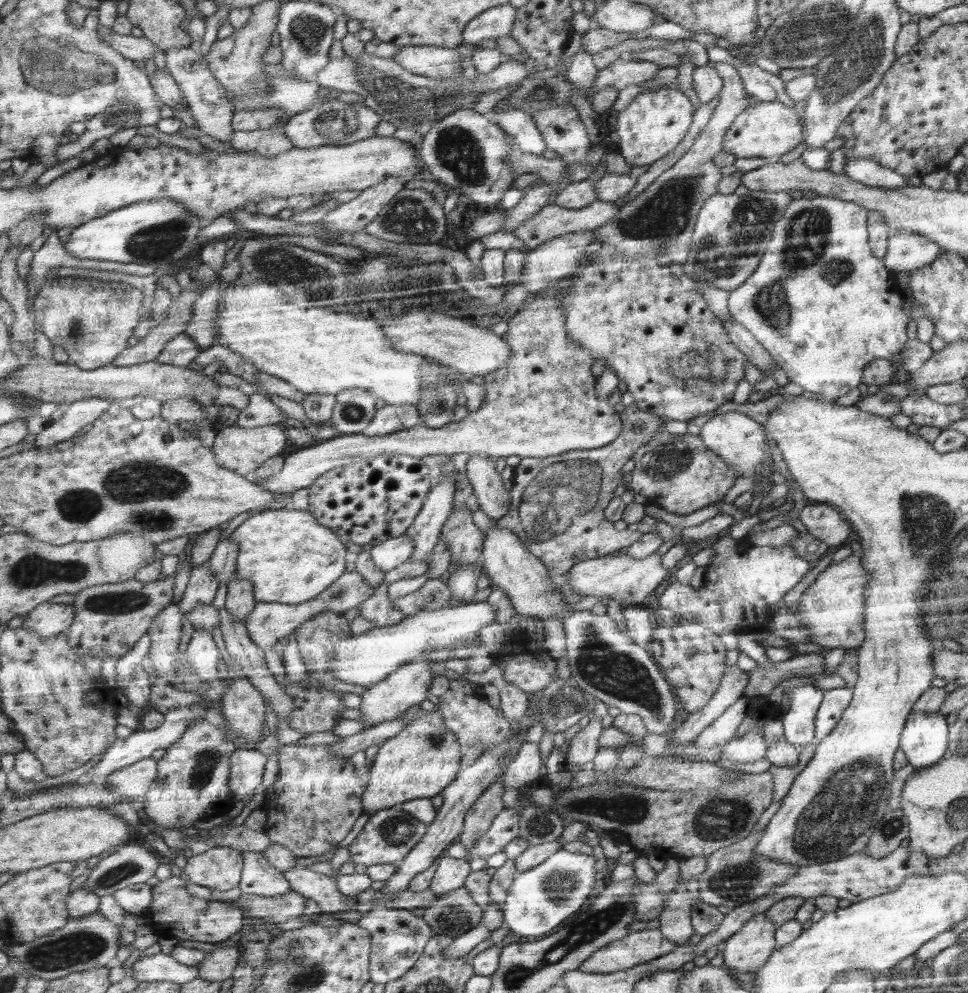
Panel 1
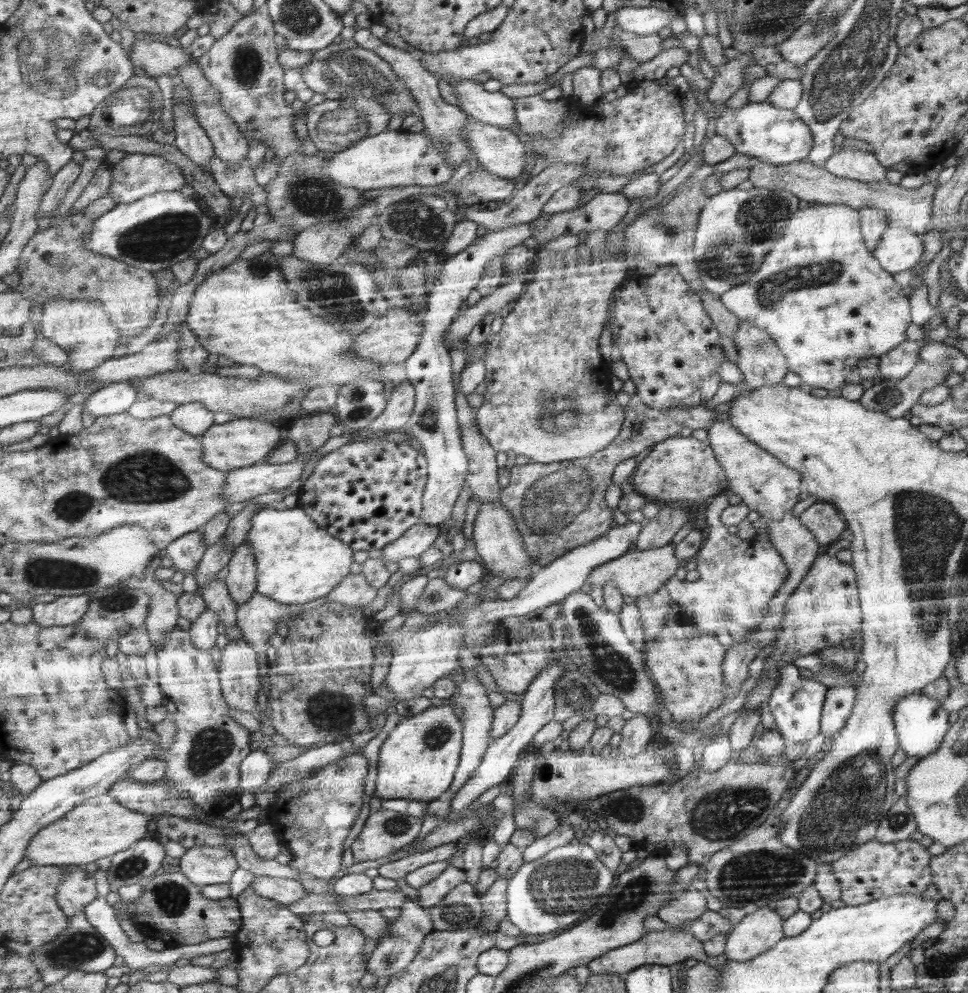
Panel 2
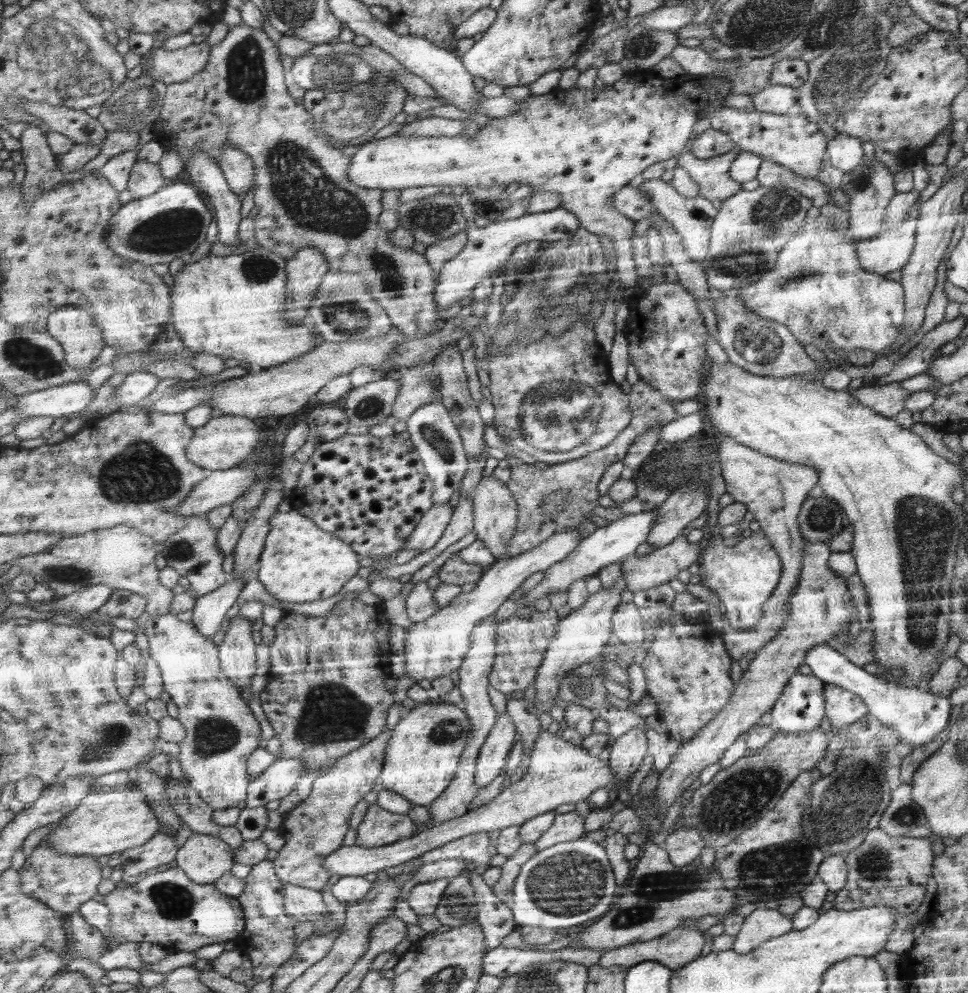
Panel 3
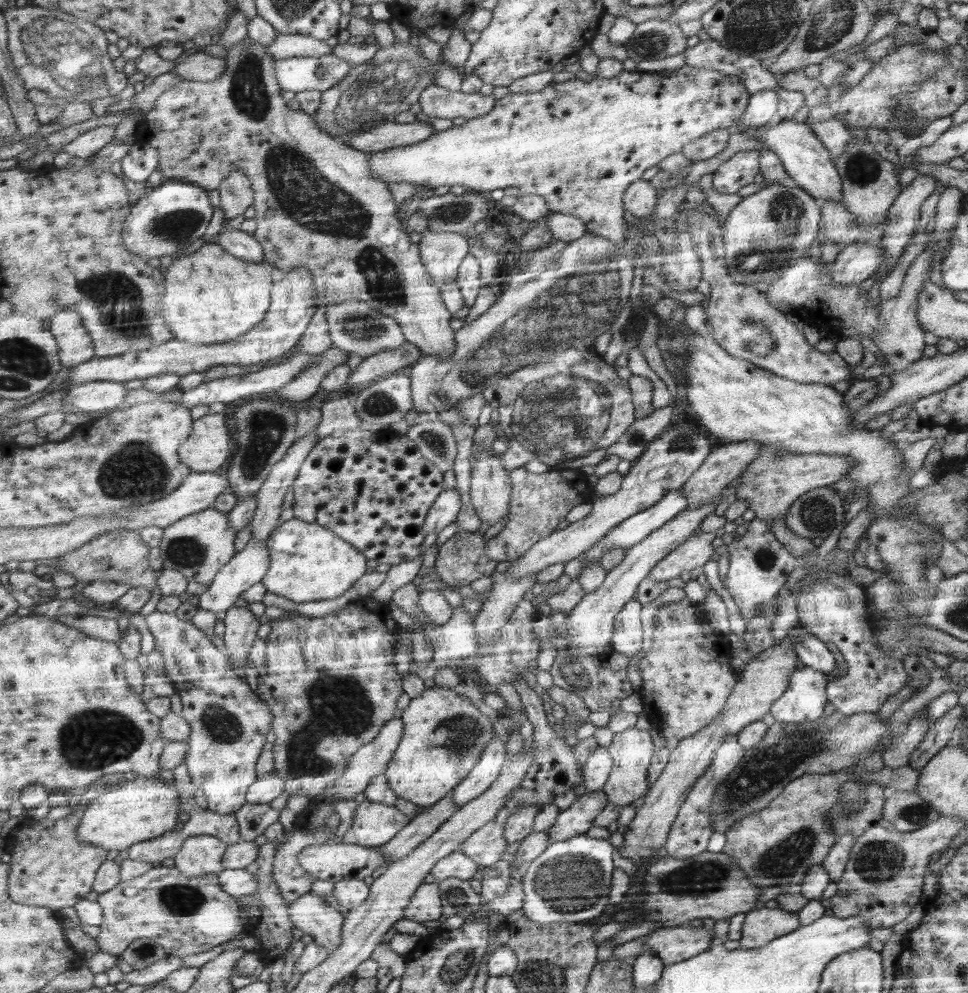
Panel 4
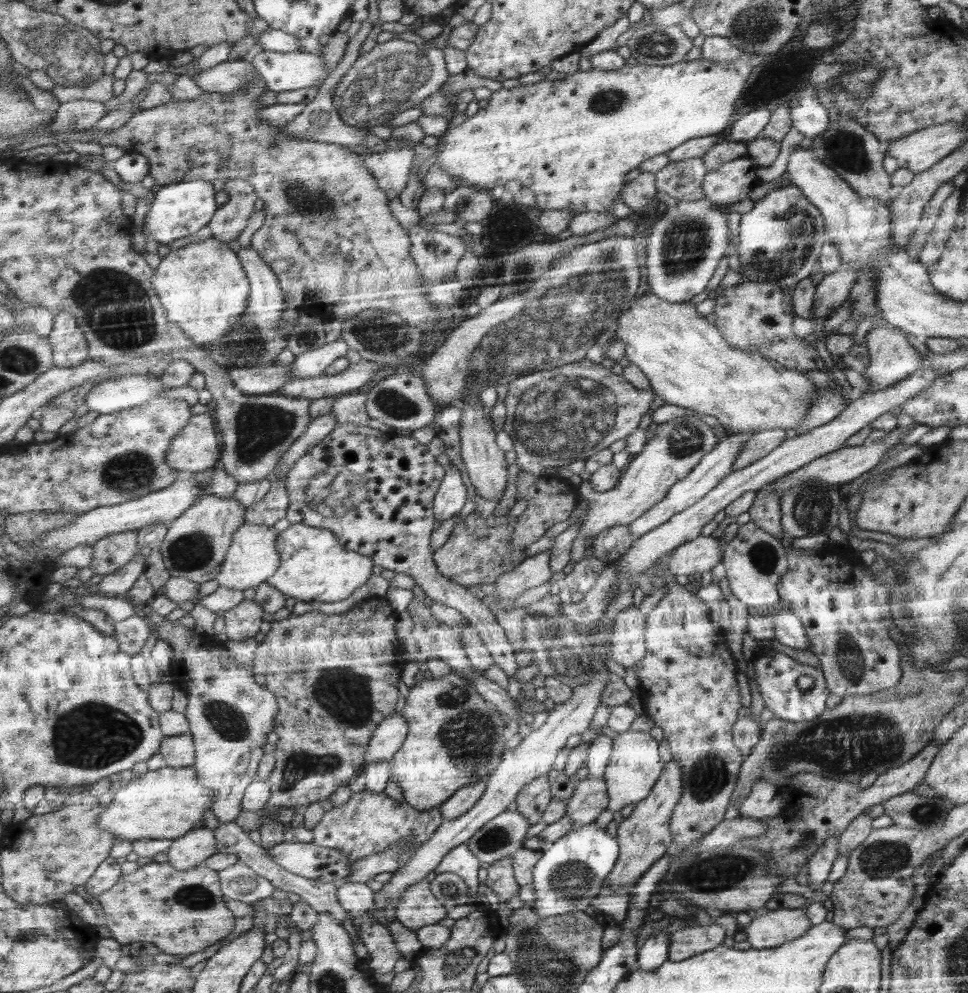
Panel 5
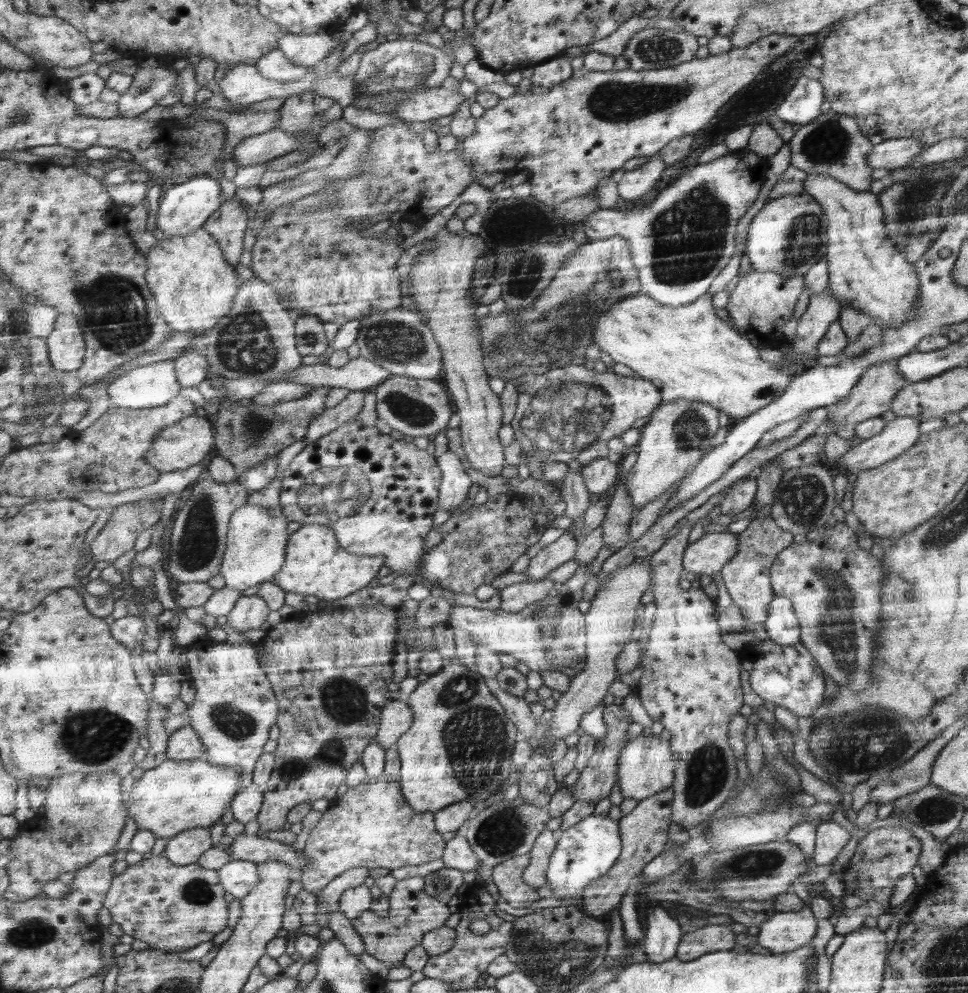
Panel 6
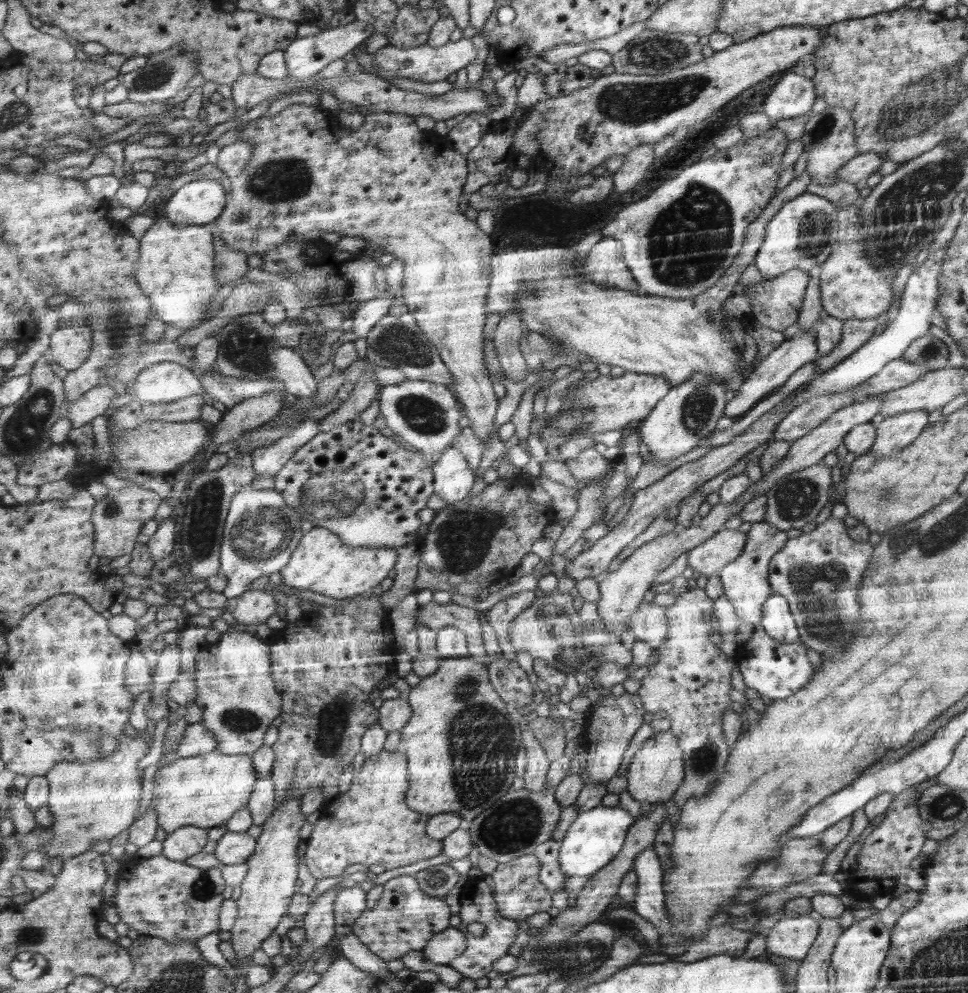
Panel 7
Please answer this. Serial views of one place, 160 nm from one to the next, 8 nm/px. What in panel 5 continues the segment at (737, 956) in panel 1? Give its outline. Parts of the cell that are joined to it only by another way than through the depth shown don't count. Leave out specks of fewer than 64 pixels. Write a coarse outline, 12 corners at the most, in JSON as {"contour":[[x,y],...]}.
{"contour":[[809,901],[770,910],[746,929],[752,949],[772,949],[812,929]]}

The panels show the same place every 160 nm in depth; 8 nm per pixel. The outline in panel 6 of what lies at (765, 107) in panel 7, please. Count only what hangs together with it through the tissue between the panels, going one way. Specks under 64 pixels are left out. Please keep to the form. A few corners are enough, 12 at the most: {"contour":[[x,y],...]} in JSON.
{"contour":[[800,76],[773,116],[806,126],[821,116],[824,87]]}

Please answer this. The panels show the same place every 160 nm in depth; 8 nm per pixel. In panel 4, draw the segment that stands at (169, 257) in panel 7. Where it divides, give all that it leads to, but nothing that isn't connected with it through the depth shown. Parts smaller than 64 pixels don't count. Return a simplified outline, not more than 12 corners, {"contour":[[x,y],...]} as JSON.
{"contour":[[218,243],[177,255],[174,338],[237,341],[265,320],[272,272]]}

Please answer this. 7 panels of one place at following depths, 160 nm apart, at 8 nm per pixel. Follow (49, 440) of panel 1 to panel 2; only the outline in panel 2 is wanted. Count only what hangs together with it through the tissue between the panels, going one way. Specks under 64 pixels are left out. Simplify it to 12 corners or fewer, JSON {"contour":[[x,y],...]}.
{"contour":[[130,381],[112,383],[85,402],[96,417],[129,411],[139,388]]}

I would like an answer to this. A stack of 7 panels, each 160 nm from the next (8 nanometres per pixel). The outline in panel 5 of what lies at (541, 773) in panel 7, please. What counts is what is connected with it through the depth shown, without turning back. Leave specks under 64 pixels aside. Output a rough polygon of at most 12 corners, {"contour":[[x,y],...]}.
{"contour":[[548,776],[529,782],[517,795],[517,812],[531,824],[552,799]]}

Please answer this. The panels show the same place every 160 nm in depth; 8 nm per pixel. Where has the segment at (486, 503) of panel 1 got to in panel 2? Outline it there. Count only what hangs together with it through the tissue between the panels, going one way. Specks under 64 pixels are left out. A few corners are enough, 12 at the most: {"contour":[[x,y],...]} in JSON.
{"contour":[[456,385],[461,441],[468,458],[465,477],[473,498],[499,502],[496,452],[474,422]]}

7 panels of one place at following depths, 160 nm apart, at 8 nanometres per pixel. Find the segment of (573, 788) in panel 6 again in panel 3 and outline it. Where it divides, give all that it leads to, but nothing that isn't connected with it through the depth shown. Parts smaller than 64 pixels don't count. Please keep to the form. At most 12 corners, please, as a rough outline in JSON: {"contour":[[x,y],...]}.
{"contour":[[576,811],[558,814],[534,844],[539,853],[585,835],[585,818]]}

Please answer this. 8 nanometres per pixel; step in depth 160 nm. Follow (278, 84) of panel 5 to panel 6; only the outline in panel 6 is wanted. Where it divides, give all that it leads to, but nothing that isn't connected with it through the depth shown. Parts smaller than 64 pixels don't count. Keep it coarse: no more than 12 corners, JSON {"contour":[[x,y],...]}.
{"contour":[[278,48],[255,65],[263,76],[280,82],[311,72],[290,62]]}

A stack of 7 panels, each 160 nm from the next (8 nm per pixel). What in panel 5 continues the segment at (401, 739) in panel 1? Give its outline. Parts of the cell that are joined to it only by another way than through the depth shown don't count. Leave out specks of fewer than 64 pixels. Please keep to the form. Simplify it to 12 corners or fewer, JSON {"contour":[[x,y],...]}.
{"contour":[[470,678],[409,690],[390,762],[405,803],[488,780],[504,720]]}

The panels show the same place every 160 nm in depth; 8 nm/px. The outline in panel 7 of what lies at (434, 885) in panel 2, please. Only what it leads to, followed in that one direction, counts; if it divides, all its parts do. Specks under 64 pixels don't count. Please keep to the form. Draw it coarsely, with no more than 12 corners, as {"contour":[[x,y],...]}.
{"contour":[[414,876],[382,885],[352,933],[386,962],[423,951],[450,908]]}

